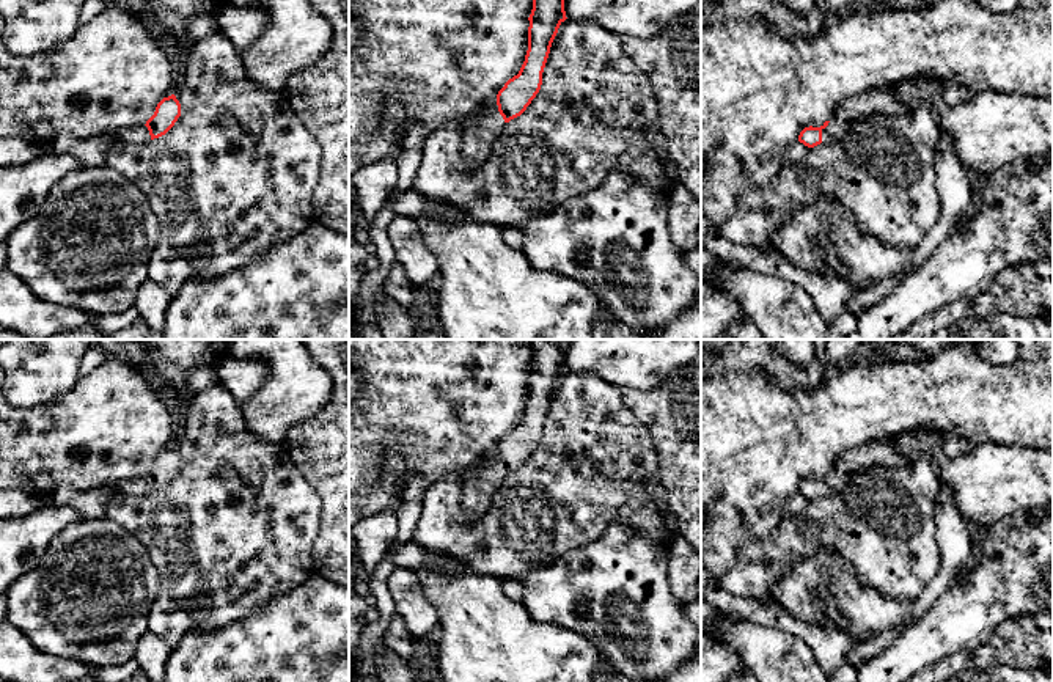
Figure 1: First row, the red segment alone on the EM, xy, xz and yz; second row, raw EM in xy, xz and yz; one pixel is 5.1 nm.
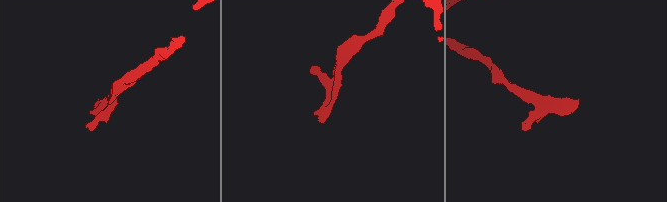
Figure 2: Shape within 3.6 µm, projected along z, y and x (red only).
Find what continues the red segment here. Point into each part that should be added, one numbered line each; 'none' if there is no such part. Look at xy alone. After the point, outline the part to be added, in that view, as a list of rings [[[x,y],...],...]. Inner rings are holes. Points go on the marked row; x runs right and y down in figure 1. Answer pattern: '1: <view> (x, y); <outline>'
1: xy (135, 135); [[[145,124],[138,127],[123,129],[116,132],[115,137],[123,143],[130,145],[145,145],[151,140],[149,130]]]

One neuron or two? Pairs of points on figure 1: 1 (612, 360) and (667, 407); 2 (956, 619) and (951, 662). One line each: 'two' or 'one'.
1: two
2: two

